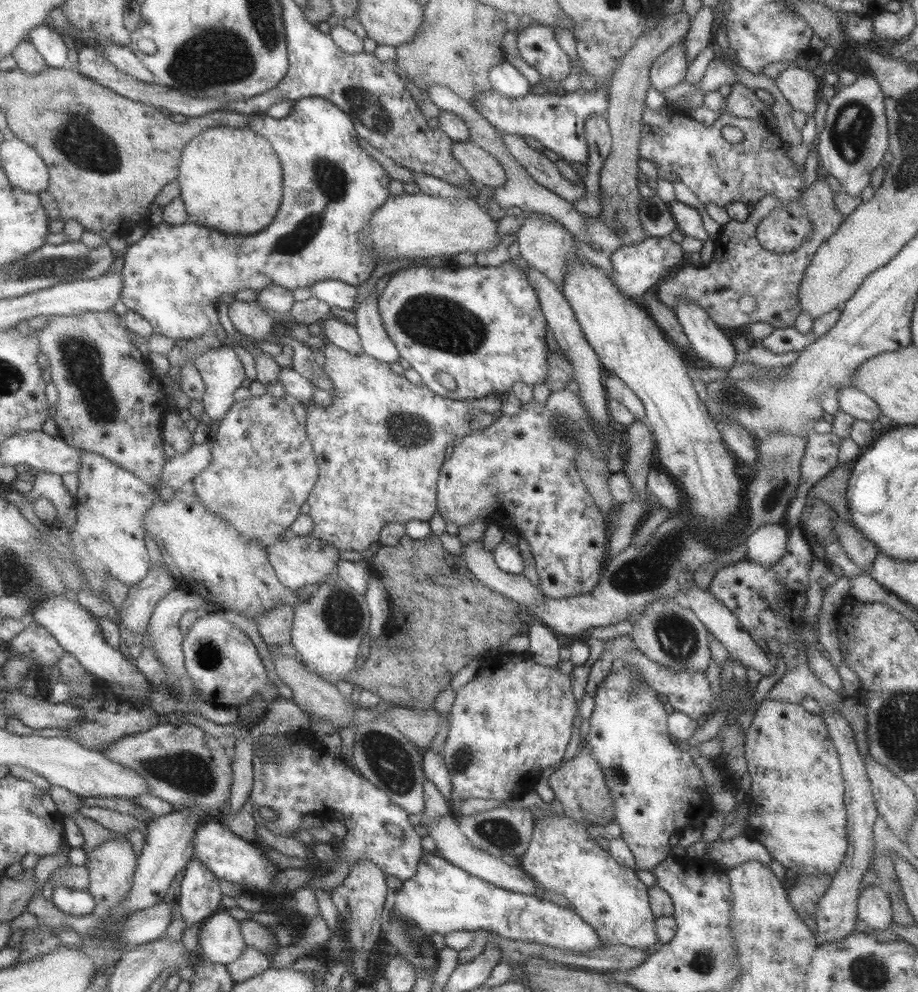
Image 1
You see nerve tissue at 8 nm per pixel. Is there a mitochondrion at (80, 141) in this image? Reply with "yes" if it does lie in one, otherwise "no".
yes

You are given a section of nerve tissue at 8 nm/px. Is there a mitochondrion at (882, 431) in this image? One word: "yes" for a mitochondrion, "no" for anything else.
no

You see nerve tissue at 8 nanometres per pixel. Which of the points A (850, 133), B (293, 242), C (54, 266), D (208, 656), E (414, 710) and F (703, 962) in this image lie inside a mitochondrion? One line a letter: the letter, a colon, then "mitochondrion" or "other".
A: mitochondrion
B: mitochondrion
C: mitochondrion
D: mitochondrion
E: other
F: mitochondrion

